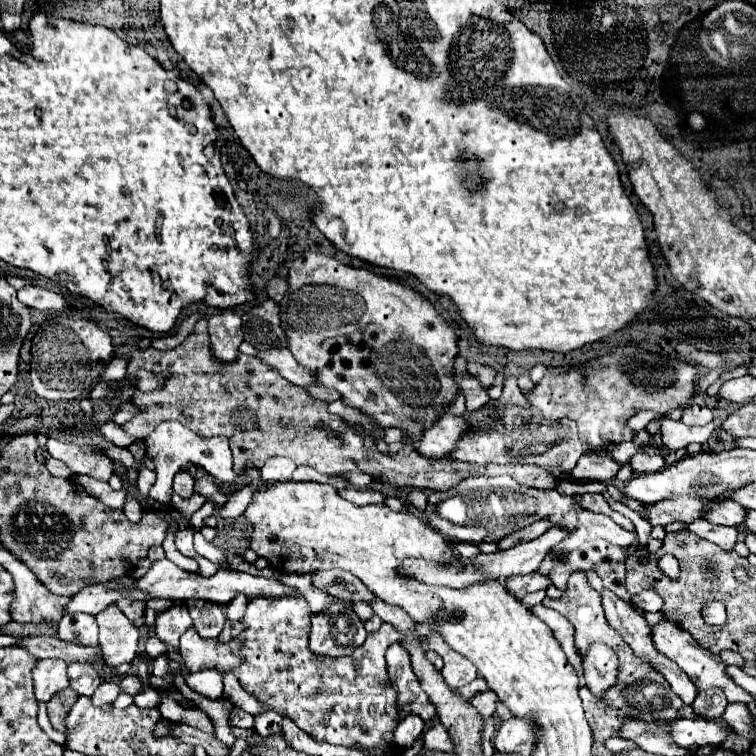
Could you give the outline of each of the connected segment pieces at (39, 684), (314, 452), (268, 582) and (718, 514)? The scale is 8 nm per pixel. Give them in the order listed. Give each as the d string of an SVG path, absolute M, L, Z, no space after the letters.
M39 661L33 669L35 677L35 697L41 703L47 703L53 695L69 687L69 677L67 677L67 665L63 661Z
M199 319L197 325L195 325L195 331L179 347L175 347L171 351L157 351L153 347L149 347L145 351L139 351L135 347L119 349L117 355L129 355L131 357L129 367L127 367L129 375L133 375L135 369L147 369L147 371L155 371L155 373L157 371L171 371L173 373L171 379L167 381L167 385L159 391L141 393L141 391L135 389L133 403L141 409L141 413L137 417L133 417L131 421L127 421L123 425L123 431L133 435L135 439L143 439L159 423L179 421L179 423L187 425L189 429L193 429L195 433L199 433L203 437L225 435L225 437L231 439L229 443L231 443L231 449L233 449L233 461L235 461L237 475L243 475L243 471L247 467L247 461L251 461L257 469L261 469L267 457L283 455L283 457L293 459L297 465L309 465L309 467L317 469L319 473L349 473L349 471L355 471L355 469L363 469L363 471L369 471L381 483L391 483L391 485L397 485L397 487L419 487L419 489L427 489L429 493L431 491L449 491L449 489L457 487L457 483L467 479L467 477L479 477L479 475L497 477L504 474L521 484L536 489L556 489L559 479L548 469L536 465L510 463L507 465L487 464L487 467L477 467L477 465L469 465L469 463L461 463L461 461L449 461L447 457L427 459L427 457L421 457L409 445L405 445L397 453L387 451L387 459L385 459L385 453L377 451L377 445L371 437L369 437L369 445L367 445L367 437L363 433L353 431L353 427L349 427L345 419L341 419L339 415L331 415L327 411L329 403L313 399L305 389L291 385L287 379L283 379L279 375L277 369L271 369L267 363L259 361L259 357L249 357L249 355L241 353L237 363L217 365L209 351L211 349L209 349L209 335L207 335L207 319Z
M169 559L153 563L151 571L143 577L137 579L135 585L143 591L147 591L151 597L171 597L171 599L205 599L205 601L215 601L215 603L229 603L235 595L243 593L245 597L287 597L287 595L299 595L297 589L283 585L279 579L267 579L267 577L253 577L249 573L239 573L239 571L217 571L211 577L203 577L197 573L187 573L179 569L175 563Z
M717 501L711 503L705 511L705 519L717 525L731 525L731 527L741 527L745 523L747 511L735 501Z

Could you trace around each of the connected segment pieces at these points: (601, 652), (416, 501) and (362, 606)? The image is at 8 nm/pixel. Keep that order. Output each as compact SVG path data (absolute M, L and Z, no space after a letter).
M603 643L589 645L587 653L581 655L581 667L585 677L585 687L599 699L603 699L605 691L617 683L619 661L609 645Z
M411 489L409 495L407 495L407 501L415 511L423 511L427 507L427 495L419 489Z
M355 601L350 602L354 607L355 613L359 615L359 619L361 621L367 621L367 619L371 619L375 613L373 613L373 609L371 609L371 605L369 603L365 603L365 601Z

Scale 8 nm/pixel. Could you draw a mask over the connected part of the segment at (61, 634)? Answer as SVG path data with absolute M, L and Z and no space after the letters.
M65 614L58 623L57 637L76 645L98 647L98 626L93 615Z

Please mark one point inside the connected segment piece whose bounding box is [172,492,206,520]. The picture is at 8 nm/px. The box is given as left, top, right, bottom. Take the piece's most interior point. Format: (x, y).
(187, 507)

